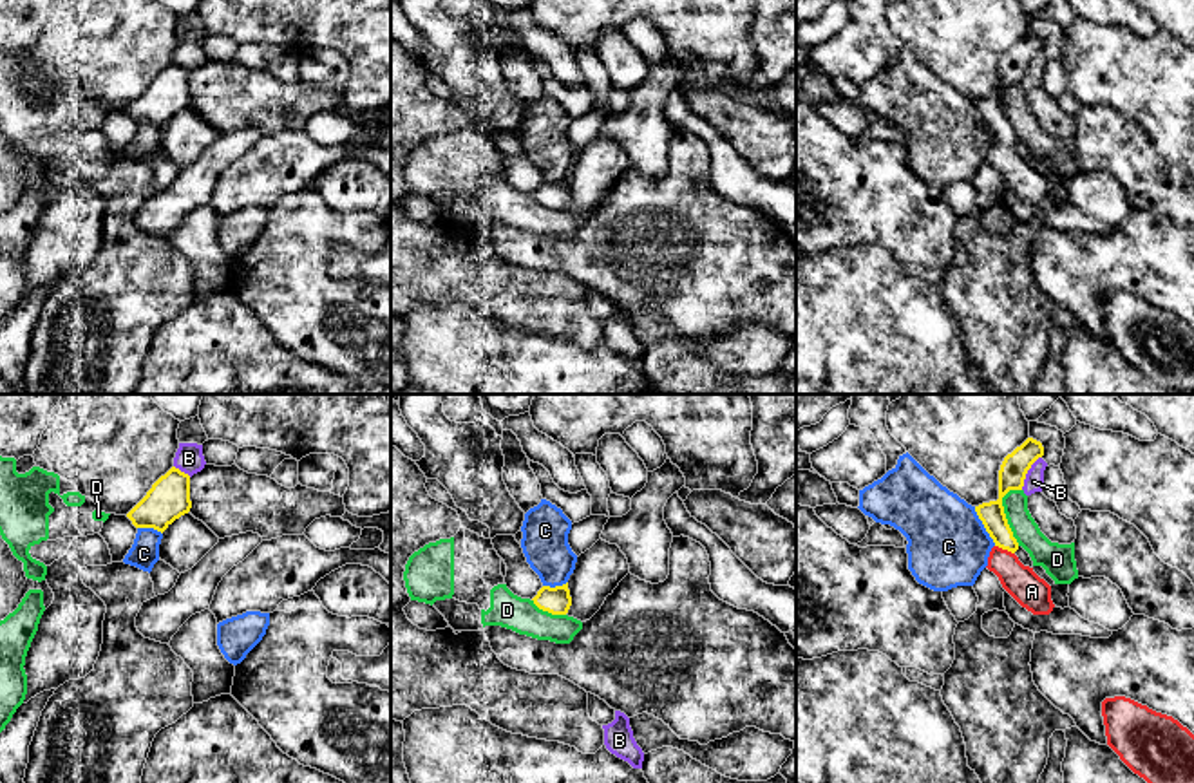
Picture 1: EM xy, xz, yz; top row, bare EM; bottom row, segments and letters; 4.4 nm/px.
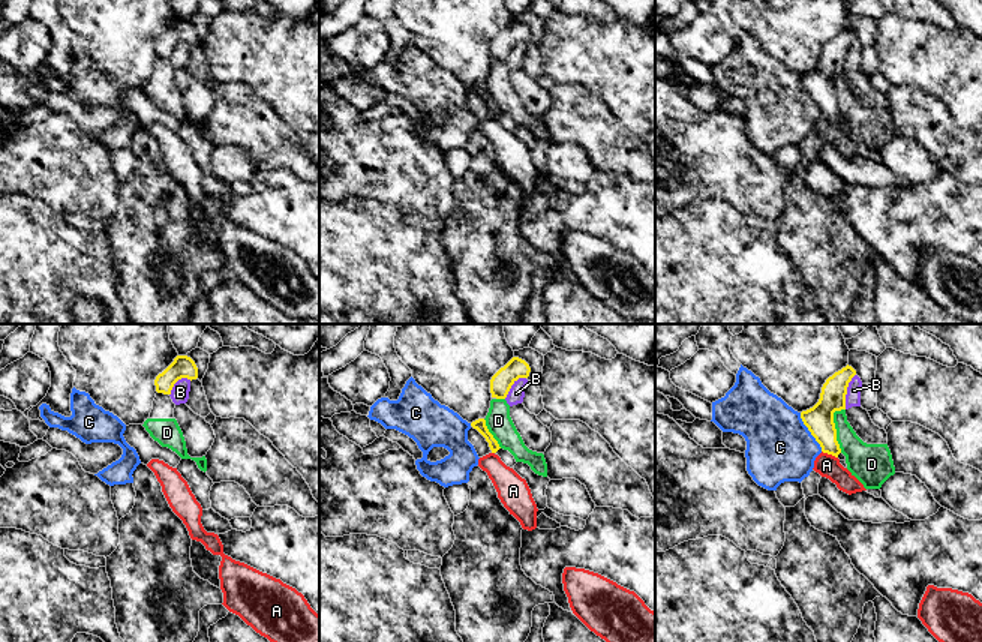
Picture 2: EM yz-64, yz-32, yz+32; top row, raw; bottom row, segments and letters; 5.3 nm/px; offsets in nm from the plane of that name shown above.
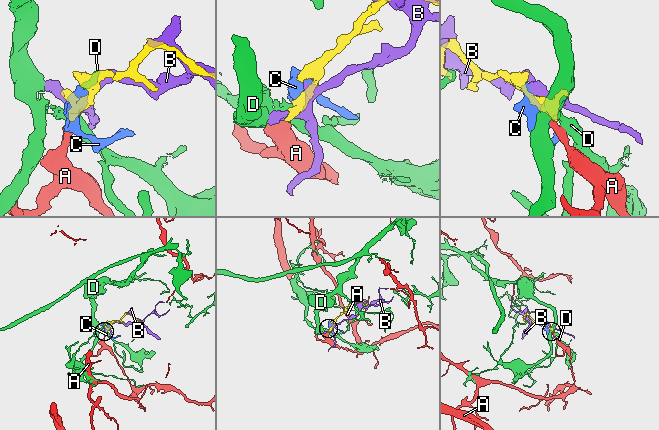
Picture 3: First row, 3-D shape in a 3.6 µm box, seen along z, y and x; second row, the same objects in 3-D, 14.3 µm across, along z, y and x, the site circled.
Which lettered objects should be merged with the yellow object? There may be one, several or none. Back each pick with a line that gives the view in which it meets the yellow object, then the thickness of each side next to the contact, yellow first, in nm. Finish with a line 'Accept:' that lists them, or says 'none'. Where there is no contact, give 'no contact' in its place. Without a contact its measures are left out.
A: meets yellow in yz; 110 nm thick on the yellow side, 150 nm on the other
Accept: A

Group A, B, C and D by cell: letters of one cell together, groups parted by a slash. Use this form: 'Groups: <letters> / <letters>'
Groups: A / B / C / D

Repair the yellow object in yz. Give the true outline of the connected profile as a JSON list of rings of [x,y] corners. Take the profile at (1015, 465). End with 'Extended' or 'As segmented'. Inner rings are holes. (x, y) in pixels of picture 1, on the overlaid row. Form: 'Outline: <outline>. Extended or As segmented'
Outline: [[[1028,438],[1008,454],[1000,465],[999,499],[975,506],[979,519],[995,542],[986,568],[993,571],[1002,588],[1033,615],[1049,615],[1053,611],[1051,586],[1015,555],[1019,542],[1008,524],[1002,497],[1009,490],[1022,490],[1028,470],[1042,456],[1042,443]]]. Extended

